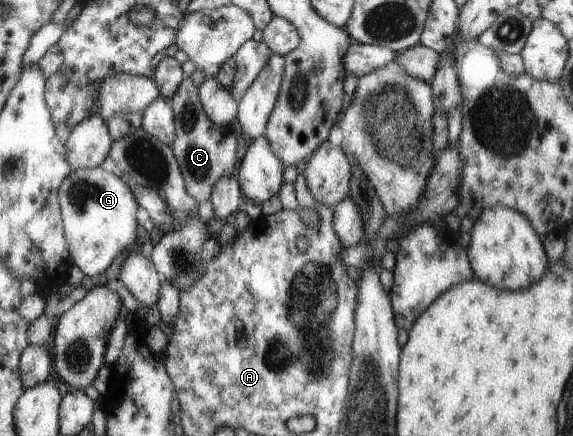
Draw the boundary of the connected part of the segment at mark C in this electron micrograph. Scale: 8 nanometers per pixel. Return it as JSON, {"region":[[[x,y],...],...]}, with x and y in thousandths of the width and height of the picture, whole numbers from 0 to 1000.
{"region":[[[328,172],[316,181],[293,234],[300,248],[305,310],[295,339],[309,362],[325,443],[346,466],[356,463],[368,450],[372,424],[382,406],[405,401],[412,374],[408,296],[373,287],[363,273],[349,236],[344,200],[335,193]]]}

